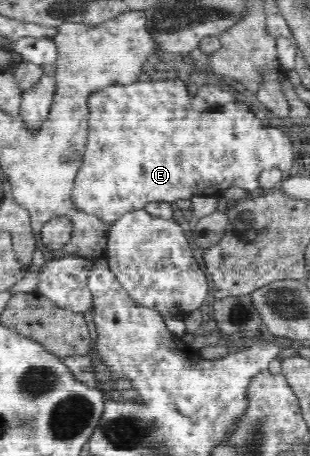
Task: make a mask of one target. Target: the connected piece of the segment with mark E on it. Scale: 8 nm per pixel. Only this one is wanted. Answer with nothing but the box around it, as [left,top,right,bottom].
[70,77,293,225]

